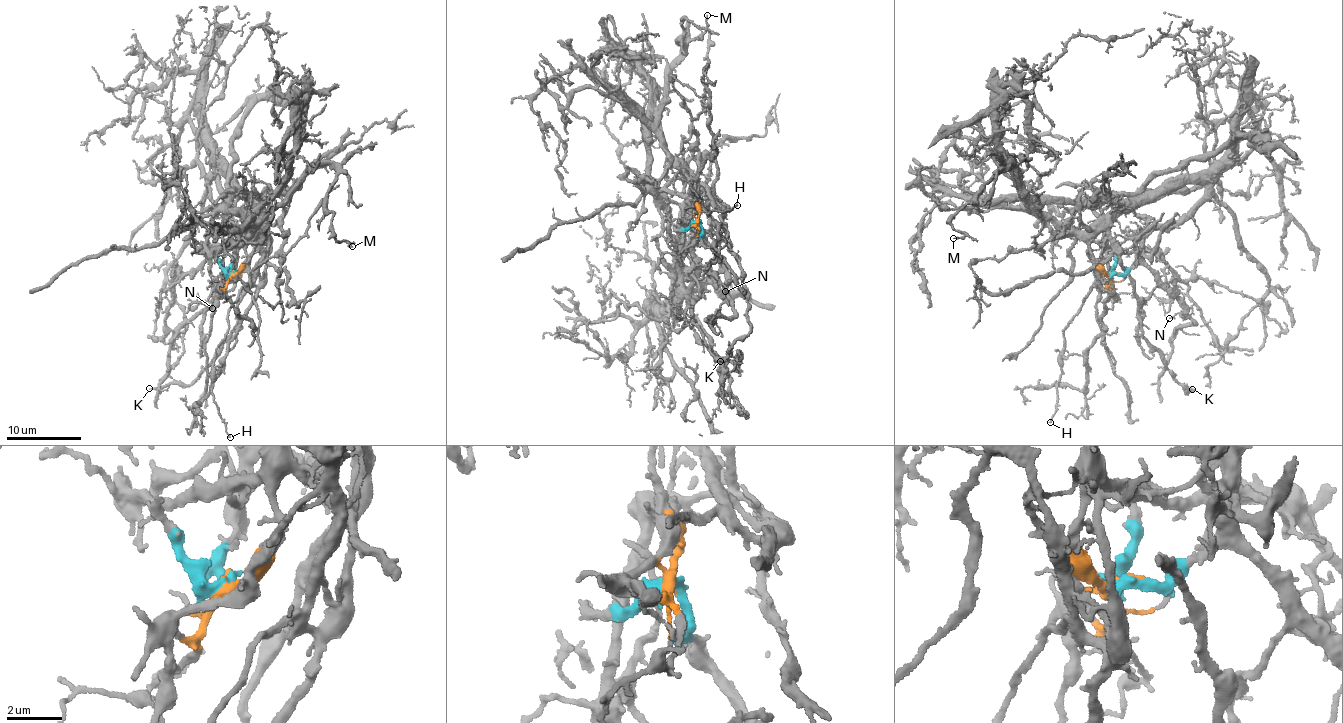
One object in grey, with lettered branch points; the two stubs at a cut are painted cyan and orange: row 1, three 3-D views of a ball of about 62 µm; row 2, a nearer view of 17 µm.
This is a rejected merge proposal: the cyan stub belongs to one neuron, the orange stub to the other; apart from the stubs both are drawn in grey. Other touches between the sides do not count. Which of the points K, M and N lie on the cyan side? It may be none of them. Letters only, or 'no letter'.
K, M, N

